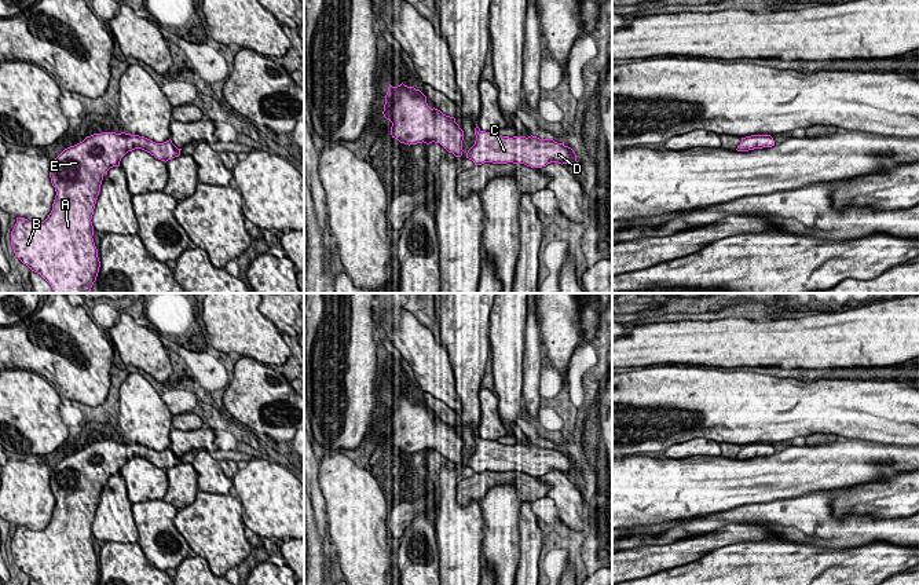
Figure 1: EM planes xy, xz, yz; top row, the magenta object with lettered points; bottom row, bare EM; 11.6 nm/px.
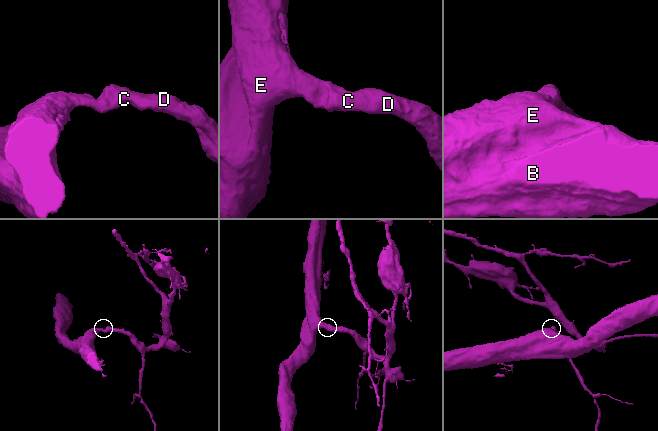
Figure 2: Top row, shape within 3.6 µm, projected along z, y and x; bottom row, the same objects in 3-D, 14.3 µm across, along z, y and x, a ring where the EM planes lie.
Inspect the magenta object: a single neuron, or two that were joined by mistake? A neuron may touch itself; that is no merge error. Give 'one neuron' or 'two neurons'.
one neuron

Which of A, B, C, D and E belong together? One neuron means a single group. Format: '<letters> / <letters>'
A B C D E

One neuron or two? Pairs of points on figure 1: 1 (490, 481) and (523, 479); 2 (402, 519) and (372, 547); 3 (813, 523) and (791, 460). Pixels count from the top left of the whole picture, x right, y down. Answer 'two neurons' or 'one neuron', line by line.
1: one neuron
2: two neurons
3: two neurons

